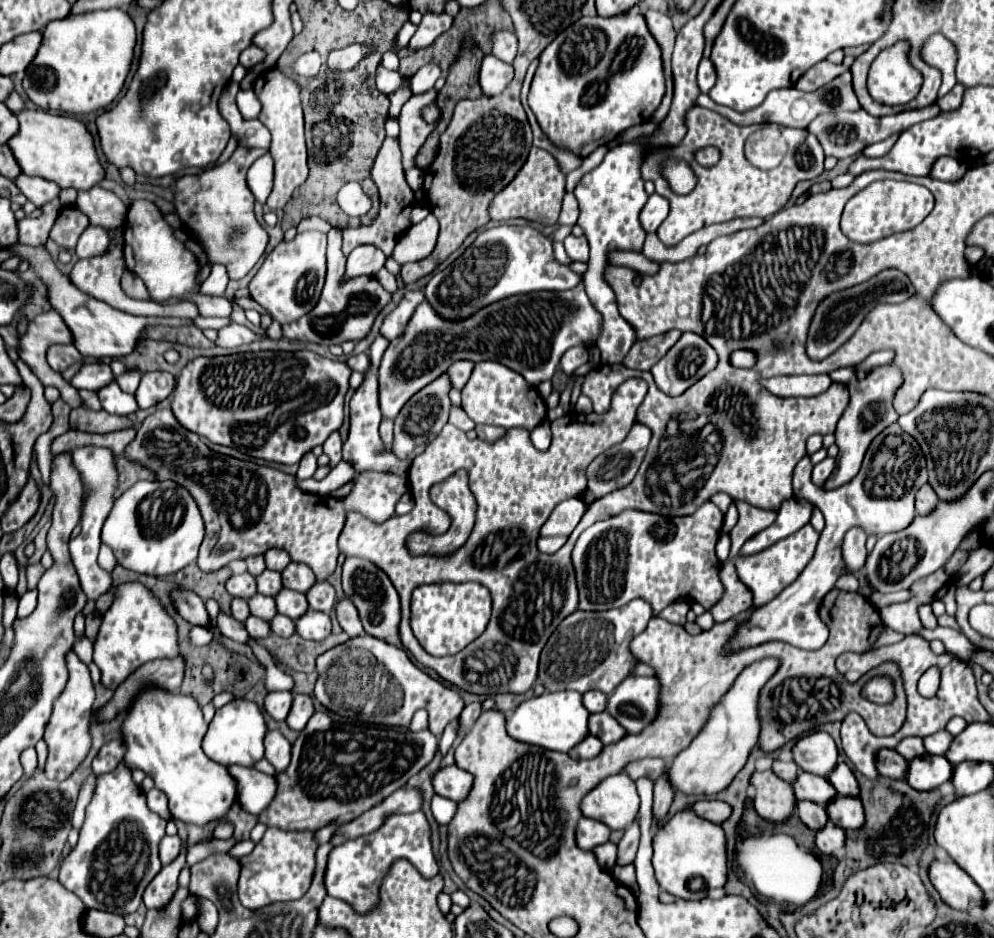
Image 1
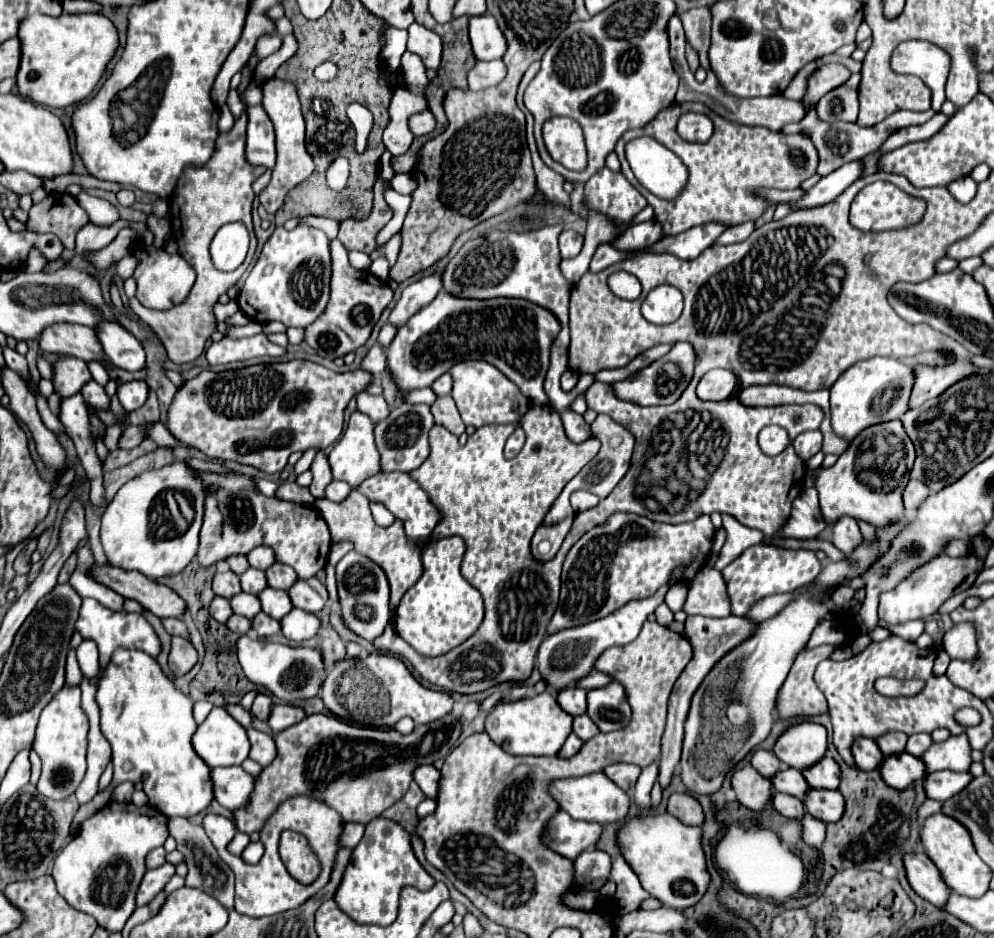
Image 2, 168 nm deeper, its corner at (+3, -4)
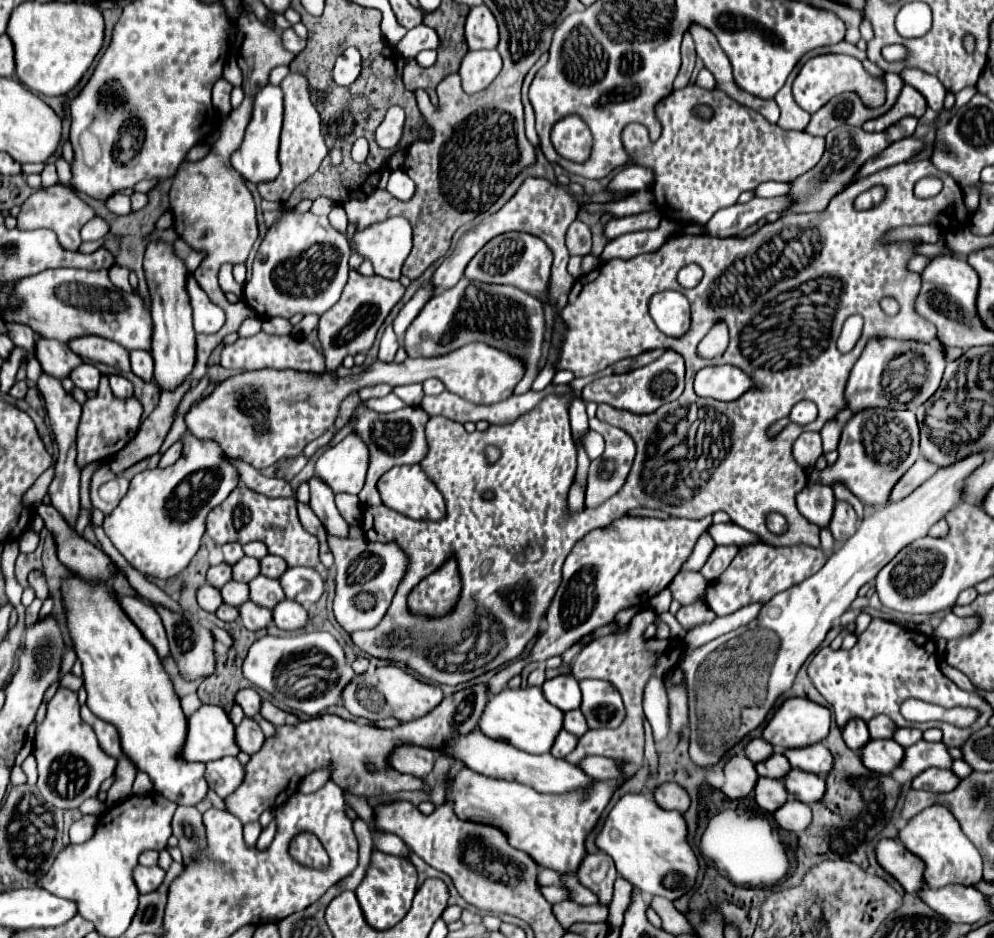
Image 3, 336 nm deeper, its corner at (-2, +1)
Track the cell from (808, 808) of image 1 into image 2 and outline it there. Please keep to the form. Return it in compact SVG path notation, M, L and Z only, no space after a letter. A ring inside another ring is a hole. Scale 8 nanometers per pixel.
M774 792L774 808L786 816L786 818L792 818L792 820L802 820L806 816L806 808L804 808L804 802L794 798L794 796L786 796L782 792Z

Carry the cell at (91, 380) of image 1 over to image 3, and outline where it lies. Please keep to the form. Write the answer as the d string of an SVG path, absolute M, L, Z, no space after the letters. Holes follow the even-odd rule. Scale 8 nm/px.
M37 337L35 339L35 357L41 363L45 373L51 373L57 379L69 377L71 369L75 369L75 365L81 365L81 357L75 355L67 345L59 343L59 341L51 341L51 339L43 339Z

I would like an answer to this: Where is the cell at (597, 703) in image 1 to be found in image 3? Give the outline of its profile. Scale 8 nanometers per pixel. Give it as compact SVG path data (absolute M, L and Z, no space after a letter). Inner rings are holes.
M555 677L543 683L541 687L545 699L559 707L561 711L571 711L571 709L579 709L581 705L581 689L579 683L573 677Z

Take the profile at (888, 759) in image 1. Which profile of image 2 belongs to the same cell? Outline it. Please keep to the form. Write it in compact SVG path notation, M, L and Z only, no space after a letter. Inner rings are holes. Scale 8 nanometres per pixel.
M858 738L858 742L854 742L854 760L856 760L856 766L864 772L870 772L870 770L878 770L882 760L884 760L884 754L880 752L878 744L870 738Z

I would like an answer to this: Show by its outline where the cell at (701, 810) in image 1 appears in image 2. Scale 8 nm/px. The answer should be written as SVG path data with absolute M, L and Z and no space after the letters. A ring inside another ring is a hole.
M672 794L668 800L668 812L682 820L686 826L702 826L704 824L704 810L698 800L690 794Z

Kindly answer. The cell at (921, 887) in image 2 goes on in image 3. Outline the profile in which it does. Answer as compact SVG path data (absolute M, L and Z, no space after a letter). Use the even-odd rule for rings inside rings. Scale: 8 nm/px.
M881 839L875 845L875 857L907 893L915 893L915 889L923 887L923 863L915 859L913 853L907 853L895 839Z

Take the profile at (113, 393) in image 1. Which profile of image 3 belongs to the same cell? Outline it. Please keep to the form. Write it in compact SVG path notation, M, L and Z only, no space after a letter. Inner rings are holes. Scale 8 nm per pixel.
M83 363L83 365L75 367L69 377L75 383L75 387L79 387L83 391L89 391L89 389L97 389L99 387L101 371L91 363Z

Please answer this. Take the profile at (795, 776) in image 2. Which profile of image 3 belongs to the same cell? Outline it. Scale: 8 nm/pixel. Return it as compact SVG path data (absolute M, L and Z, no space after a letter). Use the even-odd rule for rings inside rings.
M775 751L769 759L755 763L755 771L761 777L771 777L771 779L783 779L783 773L787 773L787 769L791 769L787 757L781 755L781 751Z

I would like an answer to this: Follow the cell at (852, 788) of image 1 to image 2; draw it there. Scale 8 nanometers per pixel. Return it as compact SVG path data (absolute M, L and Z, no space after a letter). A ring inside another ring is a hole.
M826 756L822 762L814 764L810 770L804 770L804 778L810 782L812 788L838 790L838 786L840 786L840 766L834 758Z

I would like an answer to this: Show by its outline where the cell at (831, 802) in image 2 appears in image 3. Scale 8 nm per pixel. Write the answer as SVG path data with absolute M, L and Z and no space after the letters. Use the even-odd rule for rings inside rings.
M791 769L785 779L785 789L787 793L791 793L795 799L811 805L815 801L819 801L819 797L823 797L823 789L825 789L825 781L815 775L815 773L805 773L801 769Z

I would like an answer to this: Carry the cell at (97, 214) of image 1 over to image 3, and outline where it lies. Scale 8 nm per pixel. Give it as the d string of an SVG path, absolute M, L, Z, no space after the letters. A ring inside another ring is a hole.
M59 157L59 159L55 161L55 165L57 165L57 175L59 175L59 181L67 185L67 183L71 181L71 167L69 167L69 163L67 163L63 157Z

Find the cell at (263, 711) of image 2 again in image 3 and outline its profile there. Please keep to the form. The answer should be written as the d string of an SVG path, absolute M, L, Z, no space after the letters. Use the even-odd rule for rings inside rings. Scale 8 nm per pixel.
M239 689L235 695L235 703L243 709L245 717L257 717L261 699L259 699L255 689Z

